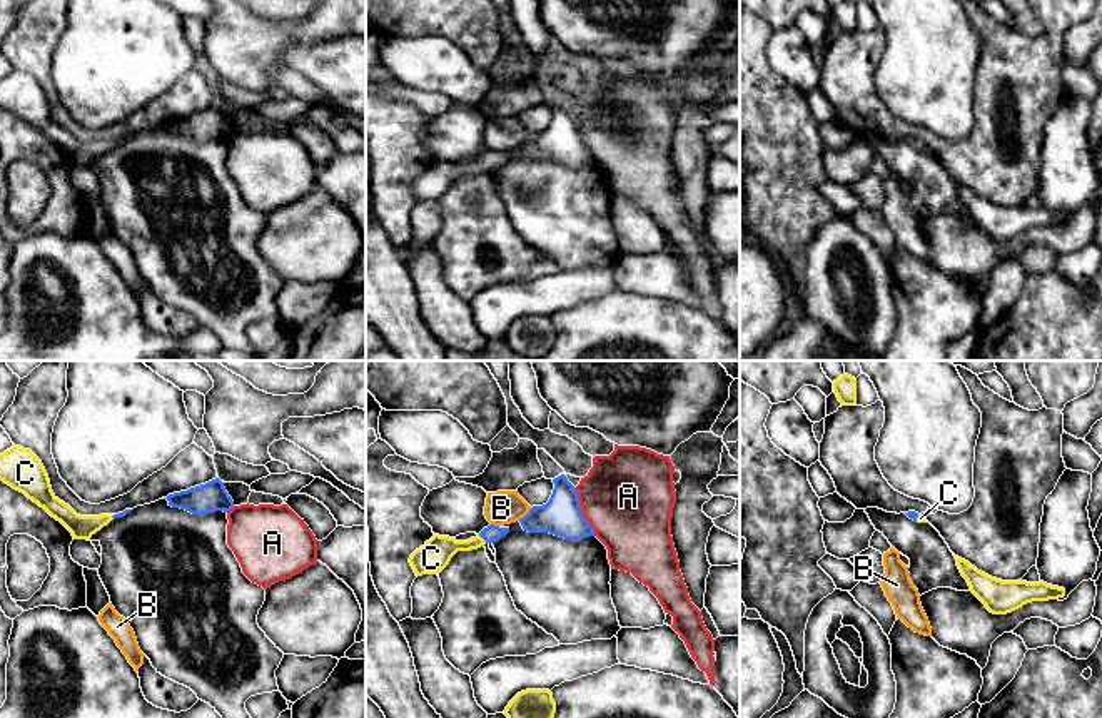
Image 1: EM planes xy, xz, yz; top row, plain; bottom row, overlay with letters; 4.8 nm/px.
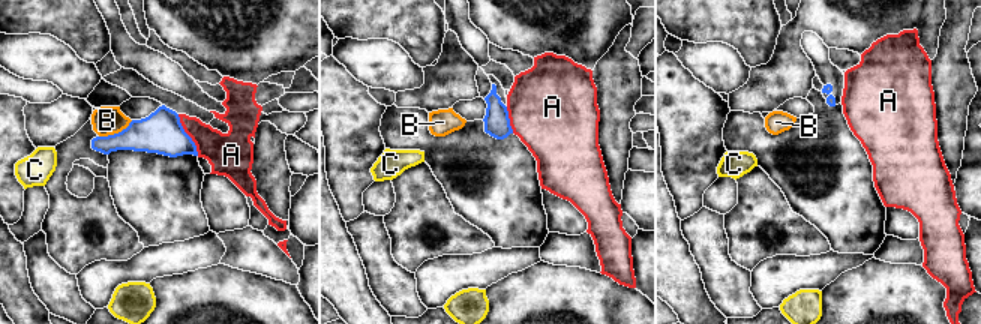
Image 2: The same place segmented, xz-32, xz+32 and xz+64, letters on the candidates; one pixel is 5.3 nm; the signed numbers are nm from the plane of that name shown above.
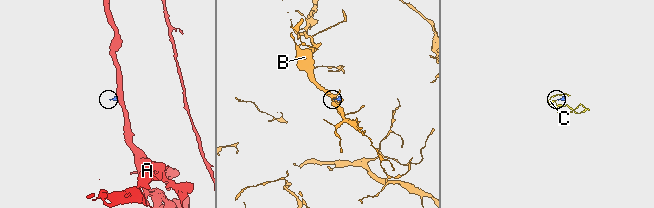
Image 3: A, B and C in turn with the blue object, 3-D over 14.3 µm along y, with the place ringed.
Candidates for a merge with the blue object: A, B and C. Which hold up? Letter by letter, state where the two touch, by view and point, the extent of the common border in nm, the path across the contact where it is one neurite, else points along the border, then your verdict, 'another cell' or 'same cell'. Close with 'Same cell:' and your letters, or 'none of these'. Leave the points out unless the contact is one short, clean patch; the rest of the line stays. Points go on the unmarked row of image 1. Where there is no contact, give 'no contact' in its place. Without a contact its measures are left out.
A: xz (580, 137) | 260 nm | along xz (575, 114), (580, 137), (596, 161) | another cell
B: xz (526, 141) | 90 nm | along xz (531, 134), (518, 146) | another cell
C: xz (483, 164) | 60 nm | across xz (493, 159), (483, 164), (436, 179) | same cell
Same cell: C

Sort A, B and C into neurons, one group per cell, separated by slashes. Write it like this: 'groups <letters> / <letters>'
groups A / B / C

